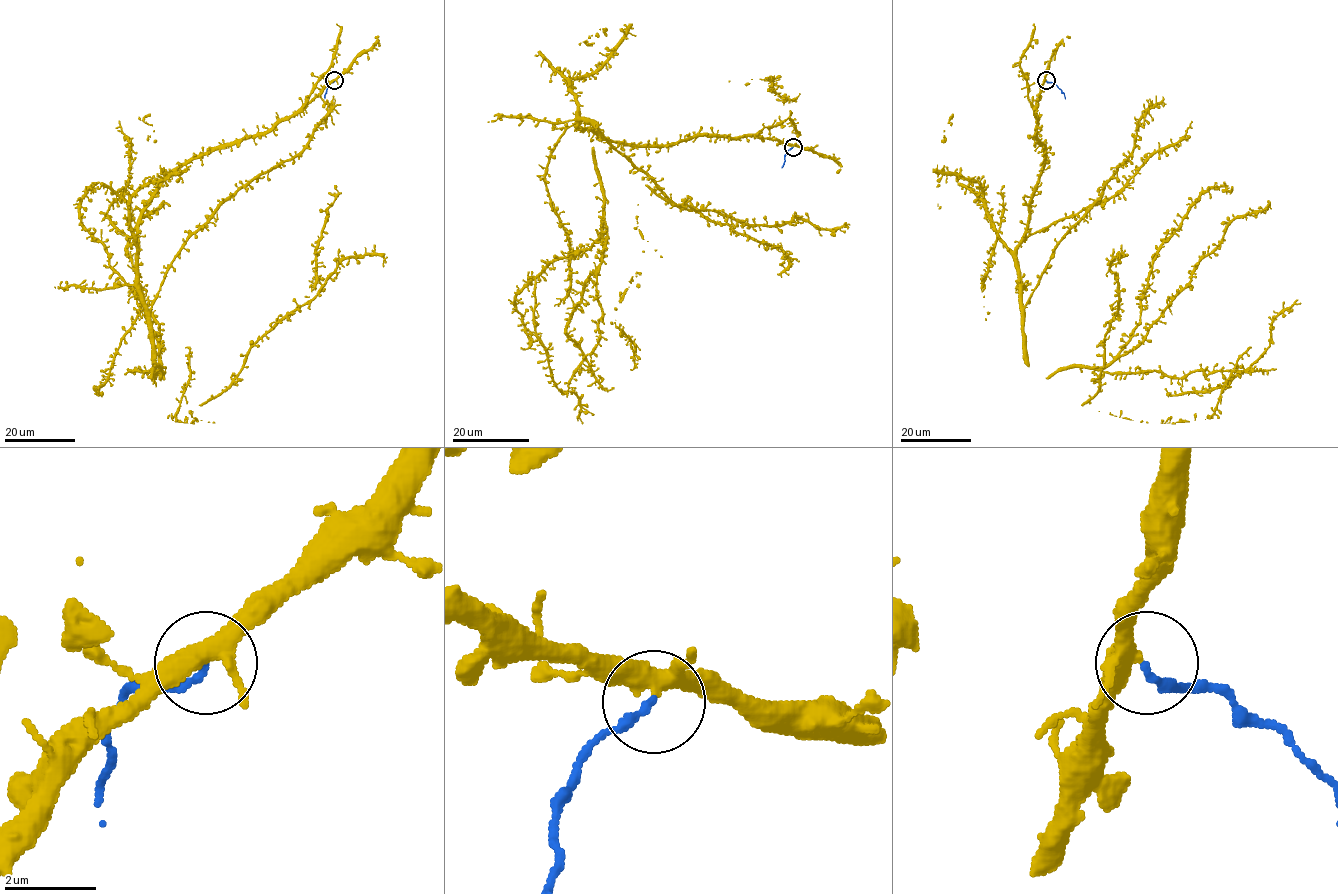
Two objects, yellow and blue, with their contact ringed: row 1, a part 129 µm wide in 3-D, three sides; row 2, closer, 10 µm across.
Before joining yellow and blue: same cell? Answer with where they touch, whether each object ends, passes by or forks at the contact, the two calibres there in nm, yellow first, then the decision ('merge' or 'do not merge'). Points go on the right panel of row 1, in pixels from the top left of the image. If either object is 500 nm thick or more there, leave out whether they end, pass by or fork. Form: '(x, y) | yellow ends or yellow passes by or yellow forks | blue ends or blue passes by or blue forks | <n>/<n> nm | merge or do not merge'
(1046, 80) | yellow forks | blue ends | 320/180 nm | do not merge

